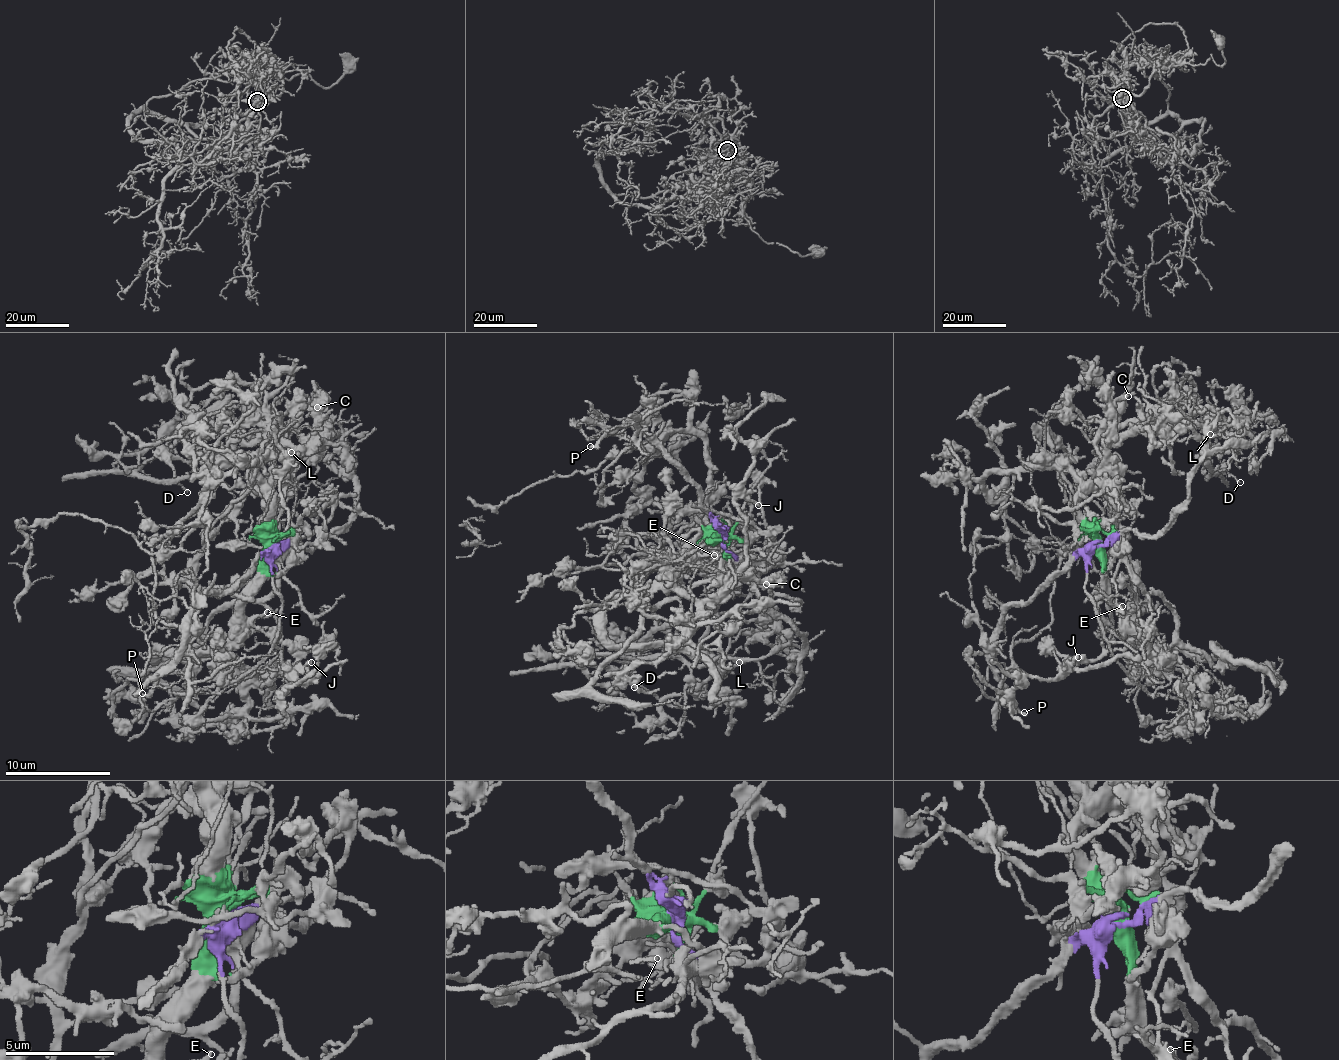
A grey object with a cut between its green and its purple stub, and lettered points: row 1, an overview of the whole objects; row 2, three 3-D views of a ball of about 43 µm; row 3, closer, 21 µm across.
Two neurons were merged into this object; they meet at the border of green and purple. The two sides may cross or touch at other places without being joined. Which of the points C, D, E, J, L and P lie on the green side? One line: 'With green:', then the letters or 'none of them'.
With green: C, D, E, J, L

